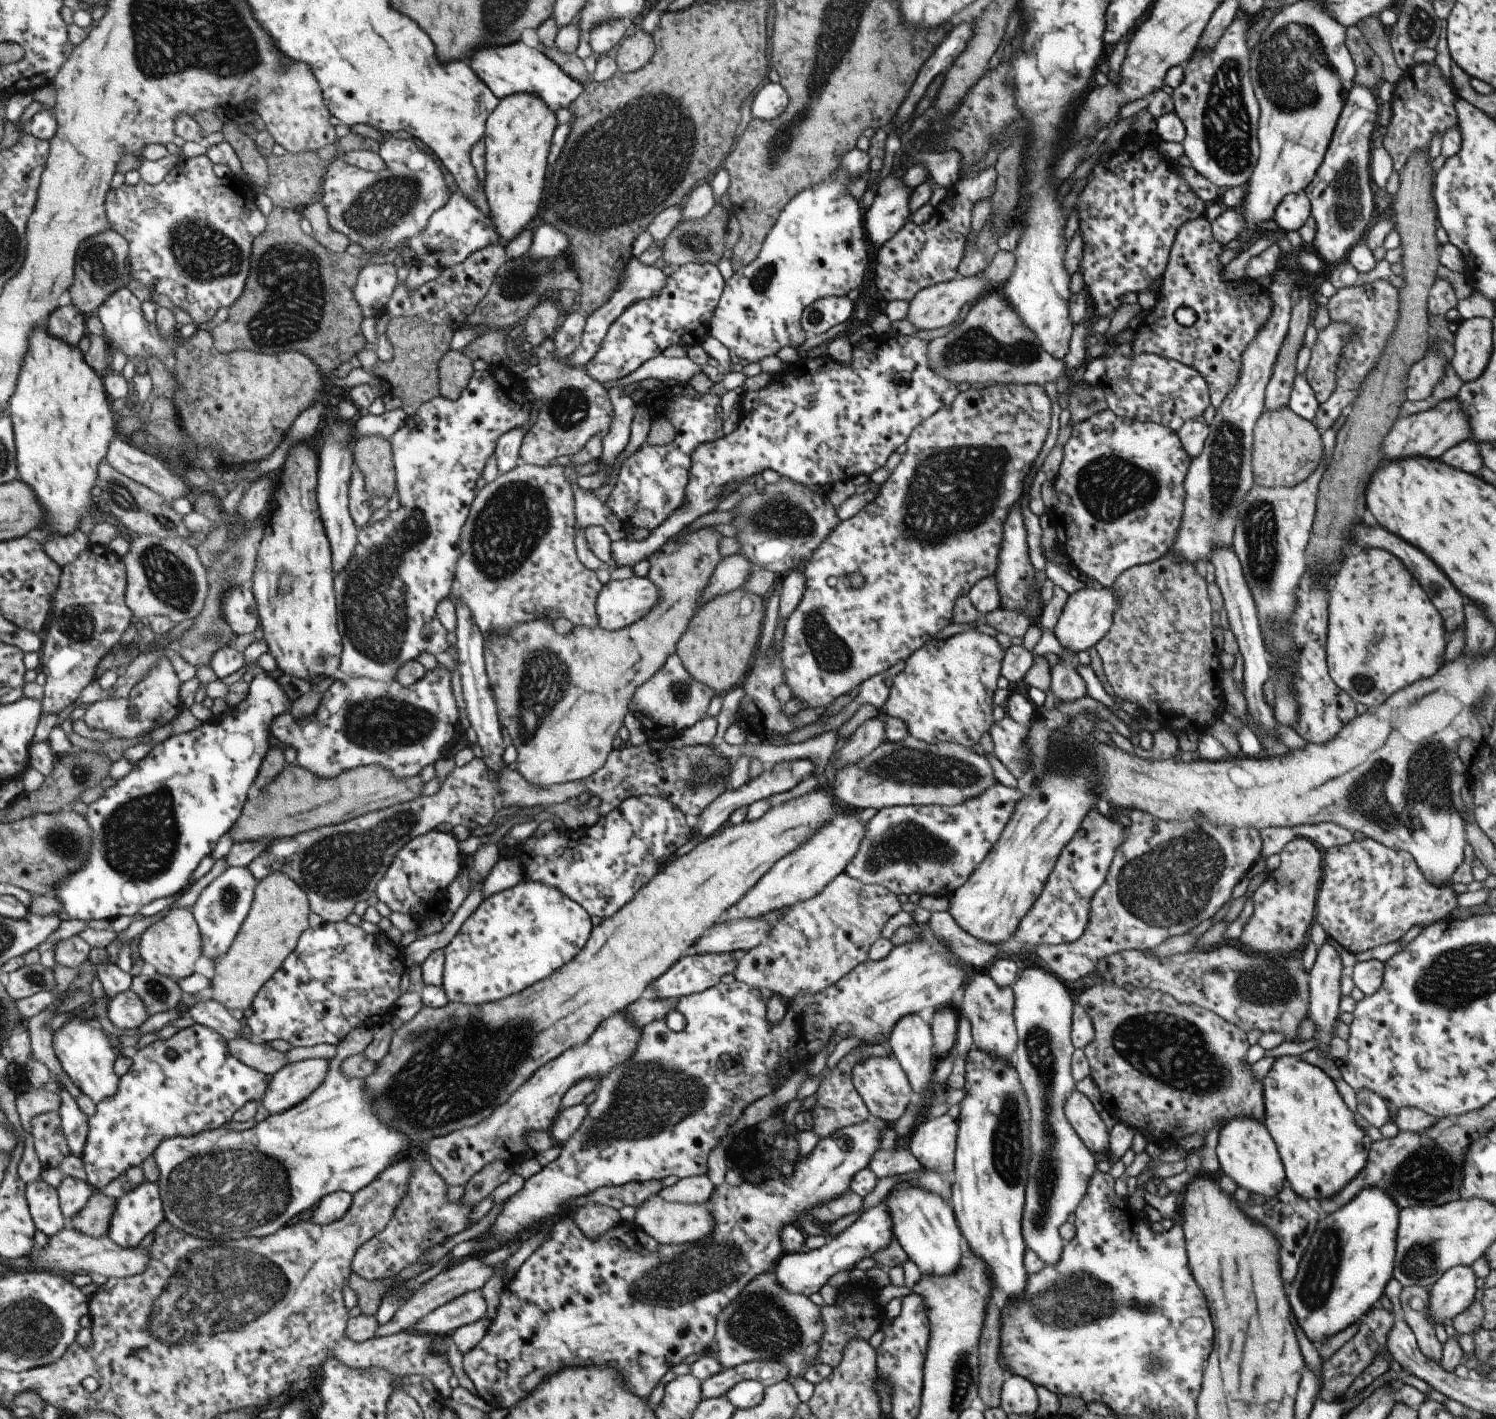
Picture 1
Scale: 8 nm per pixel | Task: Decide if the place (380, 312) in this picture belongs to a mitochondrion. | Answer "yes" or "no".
no

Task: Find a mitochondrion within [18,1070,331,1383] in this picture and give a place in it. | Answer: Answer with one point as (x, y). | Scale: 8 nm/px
(192, 1308)

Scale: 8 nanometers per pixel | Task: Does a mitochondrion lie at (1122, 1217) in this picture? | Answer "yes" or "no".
no

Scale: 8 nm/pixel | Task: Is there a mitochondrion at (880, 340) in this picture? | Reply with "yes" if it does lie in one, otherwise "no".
no

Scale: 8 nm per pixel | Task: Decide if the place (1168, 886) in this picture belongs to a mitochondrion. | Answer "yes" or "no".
yes

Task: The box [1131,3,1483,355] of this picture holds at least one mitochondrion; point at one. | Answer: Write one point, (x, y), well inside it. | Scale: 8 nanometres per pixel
(1289, 65)

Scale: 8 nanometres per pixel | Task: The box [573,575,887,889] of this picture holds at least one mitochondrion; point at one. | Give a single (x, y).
(832, 654)

